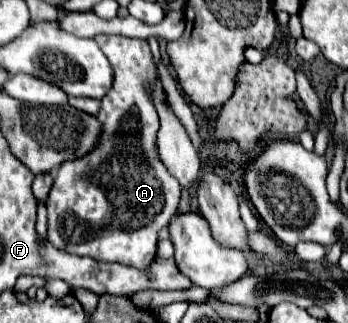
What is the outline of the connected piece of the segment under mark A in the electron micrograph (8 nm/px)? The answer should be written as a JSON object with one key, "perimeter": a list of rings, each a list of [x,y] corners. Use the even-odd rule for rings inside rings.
{"perimeter":[[[96,35],[94,41],[114,67],[114,85],[112,91],[102,99],[102,109],[98,113],[102,129],[96,147],[84,157],[64,161],[54,177],[54,185],[46,201],[48,241],[56,249],[64,249],[74,255],[86,255],[96,261],[122,263],[146,271],[156,259],[158,231],[170,223],[180,203],[180,183],[170,175],[158,155],[158,115],[148,95],[144,95],[144,83],[156,75],[156,67],[148,41],[144,39],[132,39],[124,35]]]}

